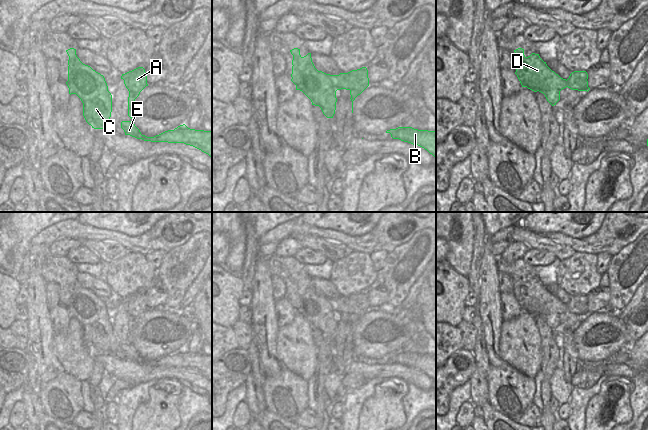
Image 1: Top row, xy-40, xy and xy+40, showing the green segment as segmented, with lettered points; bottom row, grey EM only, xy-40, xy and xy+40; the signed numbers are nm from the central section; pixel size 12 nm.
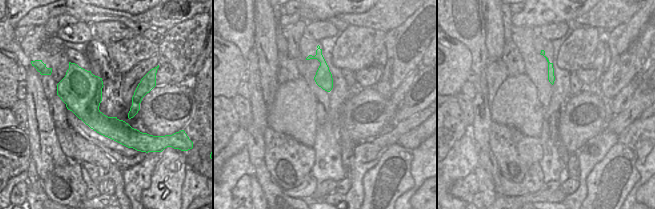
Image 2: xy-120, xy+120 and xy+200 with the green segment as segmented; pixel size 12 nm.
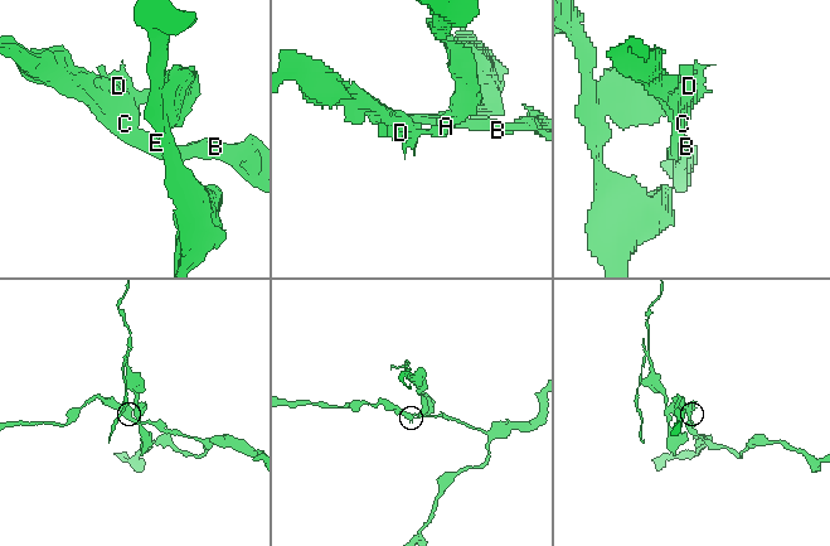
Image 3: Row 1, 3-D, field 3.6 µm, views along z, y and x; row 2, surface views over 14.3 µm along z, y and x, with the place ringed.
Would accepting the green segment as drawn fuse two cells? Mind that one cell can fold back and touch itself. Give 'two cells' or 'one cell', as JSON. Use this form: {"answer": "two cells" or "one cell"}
{"answer": "two cells"}

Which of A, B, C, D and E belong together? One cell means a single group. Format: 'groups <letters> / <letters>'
groups A / B C D E

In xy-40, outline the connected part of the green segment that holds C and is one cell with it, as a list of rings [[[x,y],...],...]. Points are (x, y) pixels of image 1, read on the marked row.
[[[76,49],[66,50],[68,60],[68,81],[69,94],[76,94],[83,103],[83,116],[86,122],[94,129],[109,129],[109,119],[112,112],[112,95],[108,91],[105,78],[90,66],[83,64],[76,55]]]

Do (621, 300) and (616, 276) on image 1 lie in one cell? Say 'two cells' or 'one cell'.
one cell

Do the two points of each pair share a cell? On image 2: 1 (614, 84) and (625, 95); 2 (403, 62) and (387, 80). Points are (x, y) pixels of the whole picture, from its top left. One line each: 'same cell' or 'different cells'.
1: different cells
2: same cell

